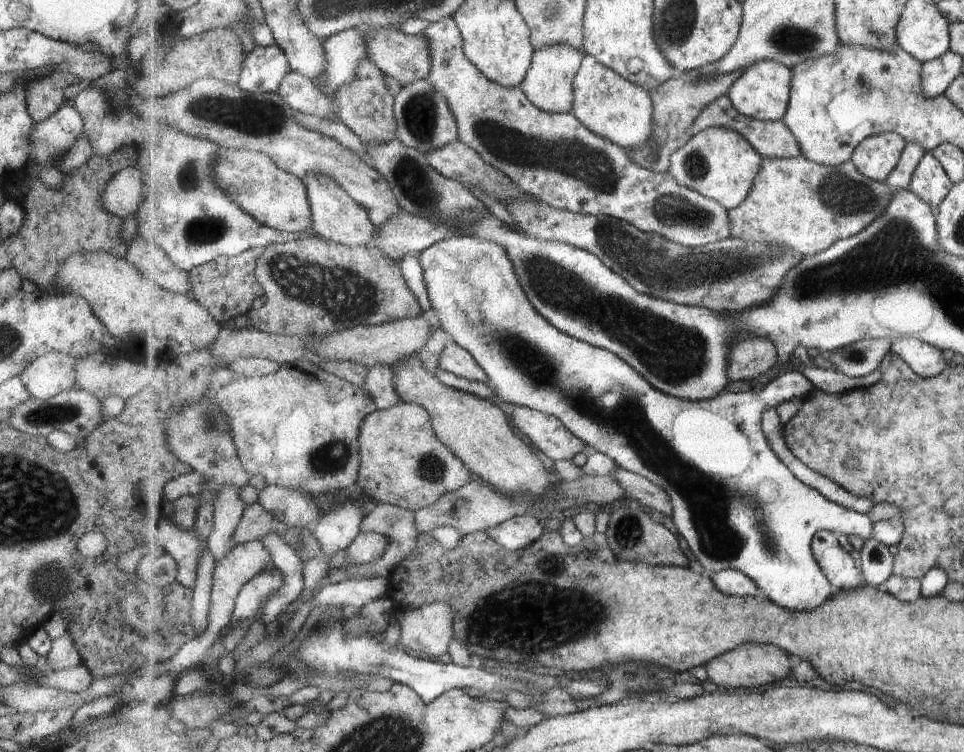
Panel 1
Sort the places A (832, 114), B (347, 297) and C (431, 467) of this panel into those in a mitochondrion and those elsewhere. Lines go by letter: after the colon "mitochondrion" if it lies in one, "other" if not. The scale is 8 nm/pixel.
A: other
B: mitochondrion
C: mitochondrion

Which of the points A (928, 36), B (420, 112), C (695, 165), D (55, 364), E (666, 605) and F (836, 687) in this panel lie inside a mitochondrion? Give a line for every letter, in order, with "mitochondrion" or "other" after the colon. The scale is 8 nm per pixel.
A: other
B: mitochondrion
C: mitochondrion
D: other
E: other
F: other

